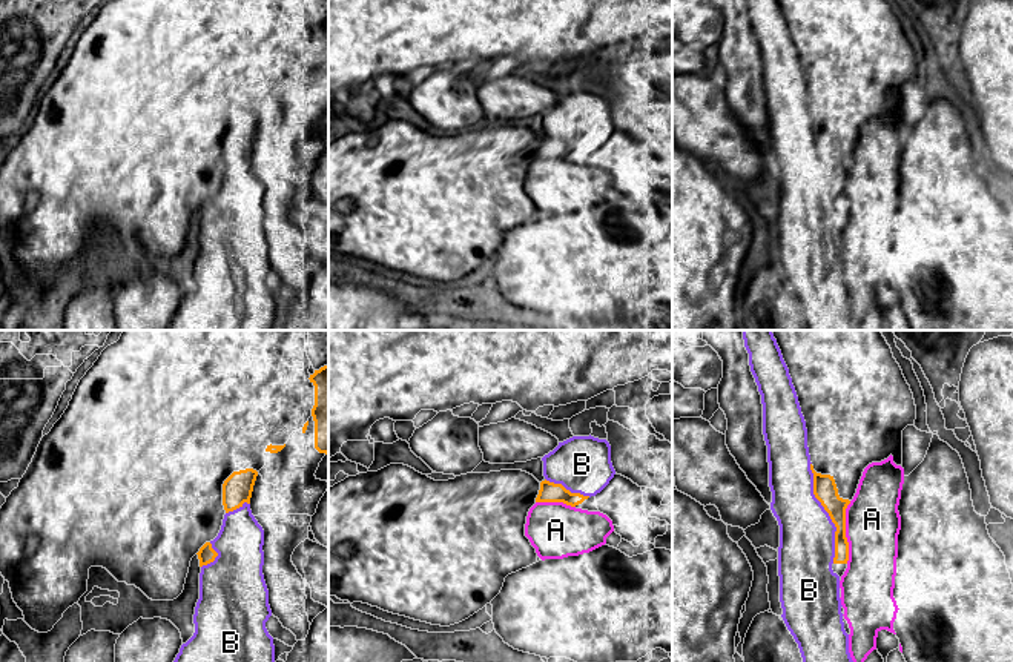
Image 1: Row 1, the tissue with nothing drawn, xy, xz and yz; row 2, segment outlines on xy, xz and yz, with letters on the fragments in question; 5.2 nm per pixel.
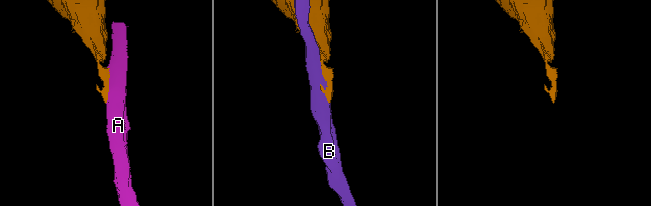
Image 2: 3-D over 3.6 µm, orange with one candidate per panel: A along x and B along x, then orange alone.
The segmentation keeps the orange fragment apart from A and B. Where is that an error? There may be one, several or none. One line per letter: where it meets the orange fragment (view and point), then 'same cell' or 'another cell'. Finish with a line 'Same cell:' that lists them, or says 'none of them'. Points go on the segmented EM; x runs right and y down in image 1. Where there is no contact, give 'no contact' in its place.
A: yz (844, 532) | another cell
B: yz (828, 512) | another cell
Same cell: none of them

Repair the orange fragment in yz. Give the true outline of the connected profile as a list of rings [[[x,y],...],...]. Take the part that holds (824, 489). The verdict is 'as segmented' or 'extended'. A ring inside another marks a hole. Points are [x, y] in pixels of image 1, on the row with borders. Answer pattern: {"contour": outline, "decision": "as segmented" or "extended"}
{"contour": [[[772,330],[807,429],[813,495],[836,527],[833,564],[847,564],[846,508],[864,468],[890,455],[902,467],[902,430],[915,425],[910,386],[879,330]]], "decision": "extended"}

